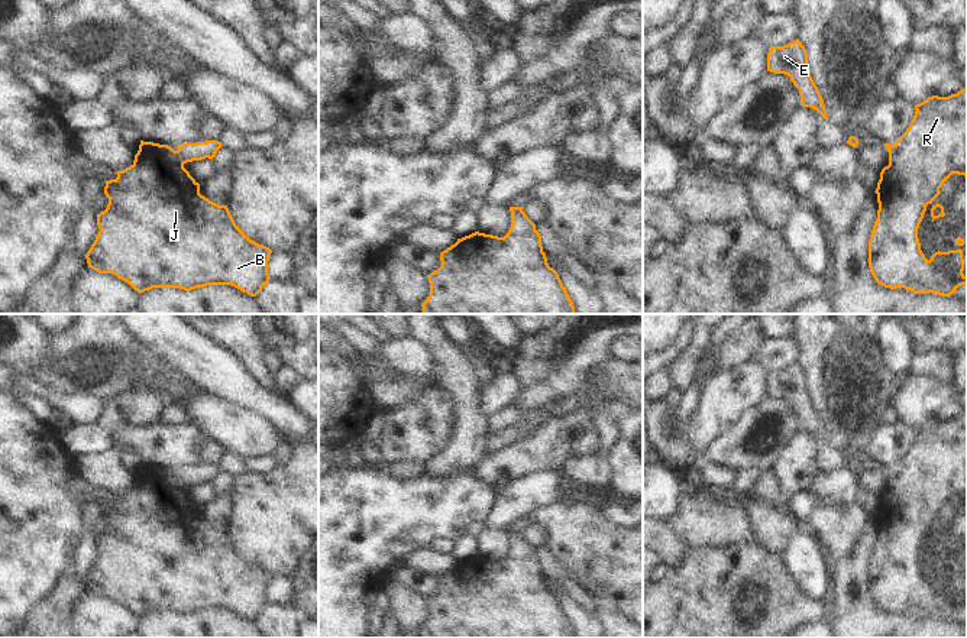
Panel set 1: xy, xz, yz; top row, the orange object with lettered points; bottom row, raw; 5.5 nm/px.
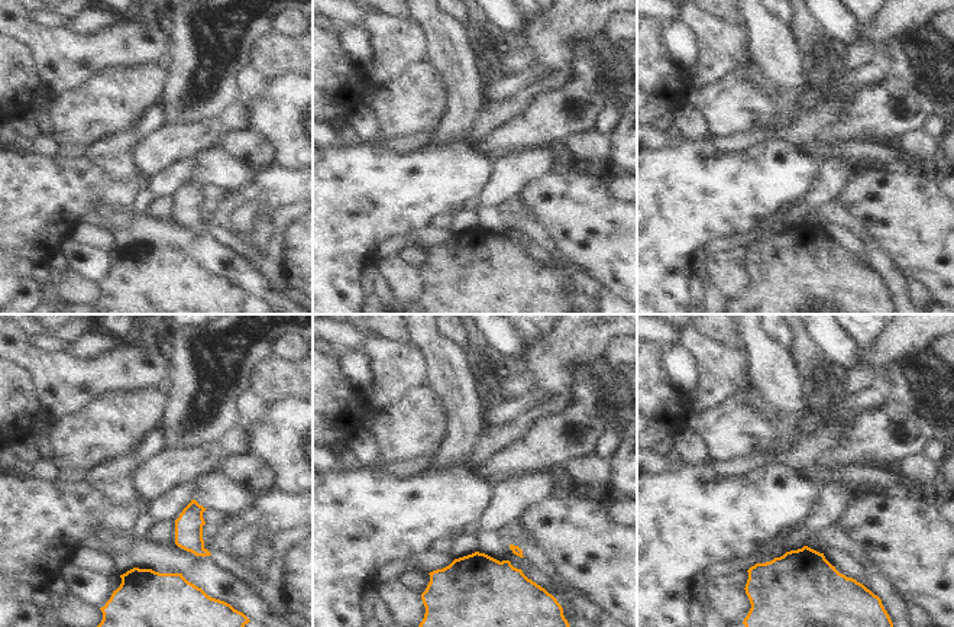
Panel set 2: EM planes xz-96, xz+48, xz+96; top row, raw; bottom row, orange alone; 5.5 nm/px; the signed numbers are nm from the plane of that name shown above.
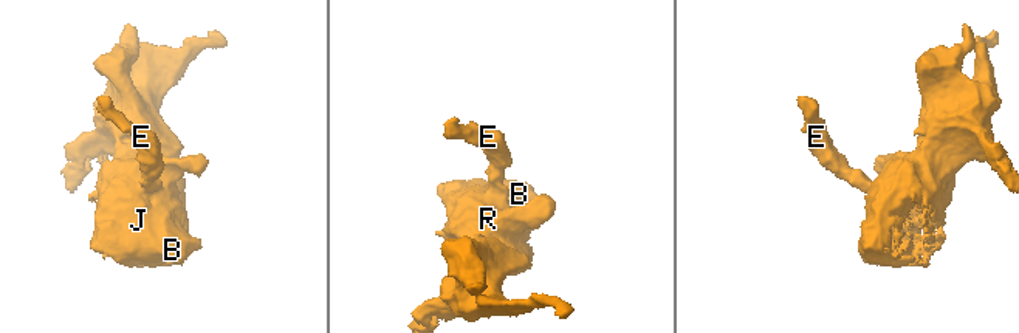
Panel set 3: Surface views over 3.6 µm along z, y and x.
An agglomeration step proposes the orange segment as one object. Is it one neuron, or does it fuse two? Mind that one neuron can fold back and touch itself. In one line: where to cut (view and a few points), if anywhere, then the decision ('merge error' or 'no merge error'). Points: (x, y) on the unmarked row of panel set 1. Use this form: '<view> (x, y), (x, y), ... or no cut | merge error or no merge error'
no cut | no merge error

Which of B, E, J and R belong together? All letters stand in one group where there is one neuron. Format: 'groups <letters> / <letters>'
groups B E J R

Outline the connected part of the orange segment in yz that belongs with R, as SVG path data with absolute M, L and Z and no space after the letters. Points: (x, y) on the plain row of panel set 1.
M967 411L948 421L932 420L915 430L915 440L906 456L893 467L884 467L889 489L877 506L877 543L869 564L869 592L884 612L905 612L913 618L950 621L967 608L963 574L935 576L928 584L921 574L918 553L931 528L931 541L944 541L944 531L932 528L939 512L953 499L967 501Z

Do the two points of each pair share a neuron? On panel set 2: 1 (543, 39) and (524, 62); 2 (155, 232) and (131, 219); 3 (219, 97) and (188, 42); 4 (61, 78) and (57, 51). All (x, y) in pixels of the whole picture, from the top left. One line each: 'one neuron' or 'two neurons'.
1: two neurons
2: one neuron
3: one neuron
4: one neuron

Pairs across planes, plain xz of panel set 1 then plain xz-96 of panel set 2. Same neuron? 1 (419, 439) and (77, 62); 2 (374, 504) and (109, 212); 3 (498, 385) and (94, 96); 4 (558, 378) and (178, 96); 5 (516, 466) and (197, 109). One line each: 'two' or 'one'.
1: two
2: two
3: one
4: one
5: two

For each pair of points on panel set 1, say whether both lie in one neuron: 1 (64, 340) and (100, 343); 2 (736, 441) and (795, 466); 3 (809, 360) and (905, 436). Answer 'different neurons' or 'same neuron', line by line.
1: same neuron
2: different neurons
3: different neurons

